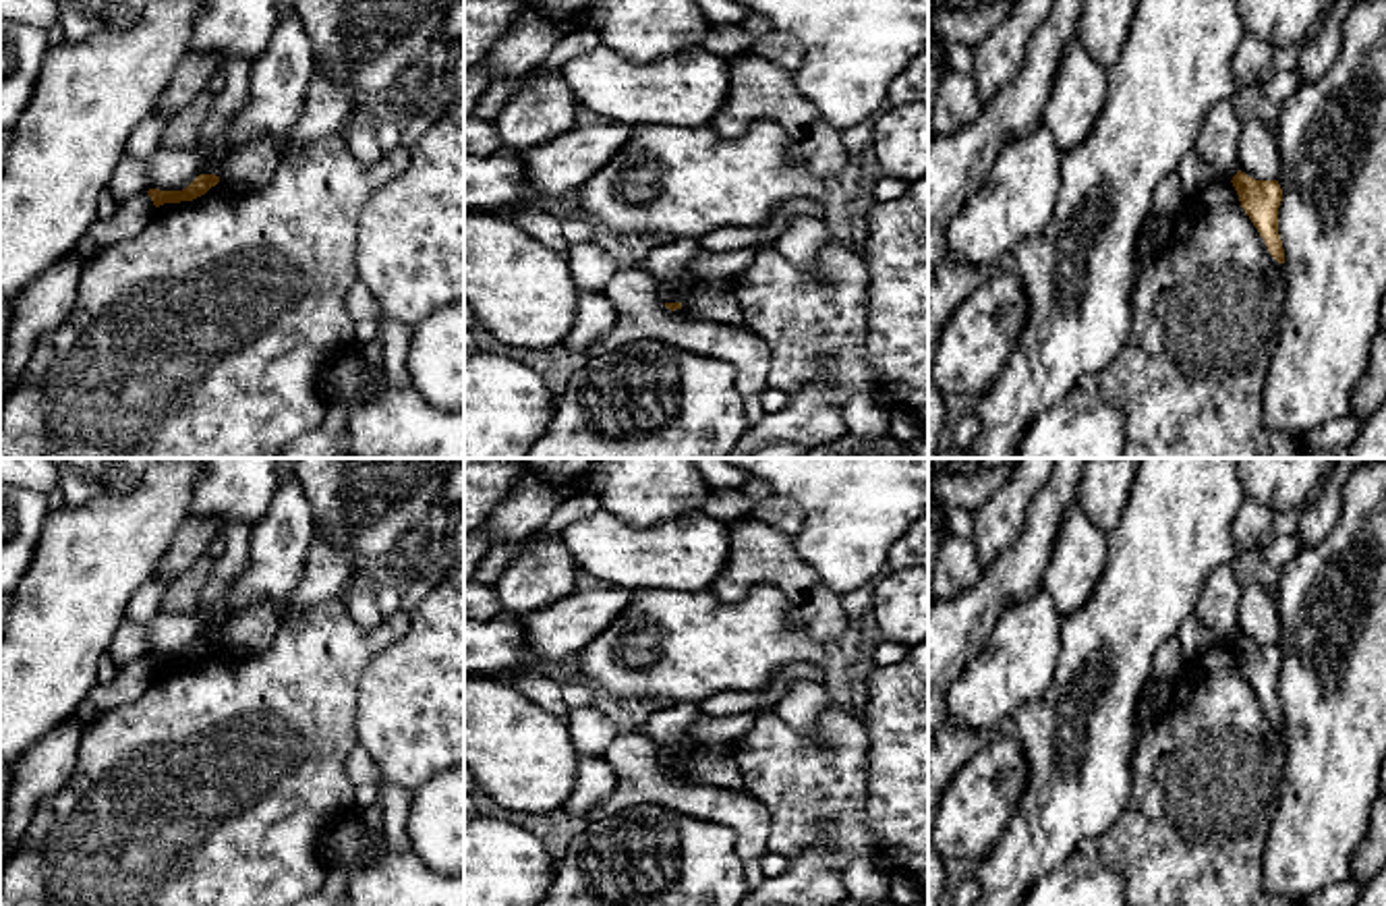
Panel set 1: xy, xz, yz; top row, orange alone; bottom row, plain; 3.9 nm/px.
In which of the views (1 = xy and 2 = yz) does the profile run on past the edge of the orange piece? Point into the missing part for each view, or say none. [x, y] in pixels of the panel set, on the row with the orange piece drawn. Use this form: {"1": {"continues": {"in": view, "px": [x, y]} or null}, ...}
{"1": {"continues": null}, "2": {"continues": null}}

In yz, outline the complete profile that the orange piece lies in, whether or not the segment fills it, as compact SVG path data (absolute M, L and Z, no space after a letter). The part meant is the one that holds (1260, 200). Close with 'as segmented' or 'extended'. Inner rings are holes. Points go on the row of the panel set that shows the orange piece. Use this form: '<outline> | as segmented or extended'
M1239 170L1231 182L1239 195L1241 207L1258 228L1270 255L1278 263L1284 263L1284 249L1278 234L1278 207L1282 201L1278 180L1255 180Z | as segmented

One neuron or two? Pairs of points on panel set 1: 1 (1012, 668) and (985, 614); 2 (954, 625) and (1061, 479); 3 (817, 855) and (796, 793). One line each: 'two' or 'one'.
1: two
2: one
3: two

